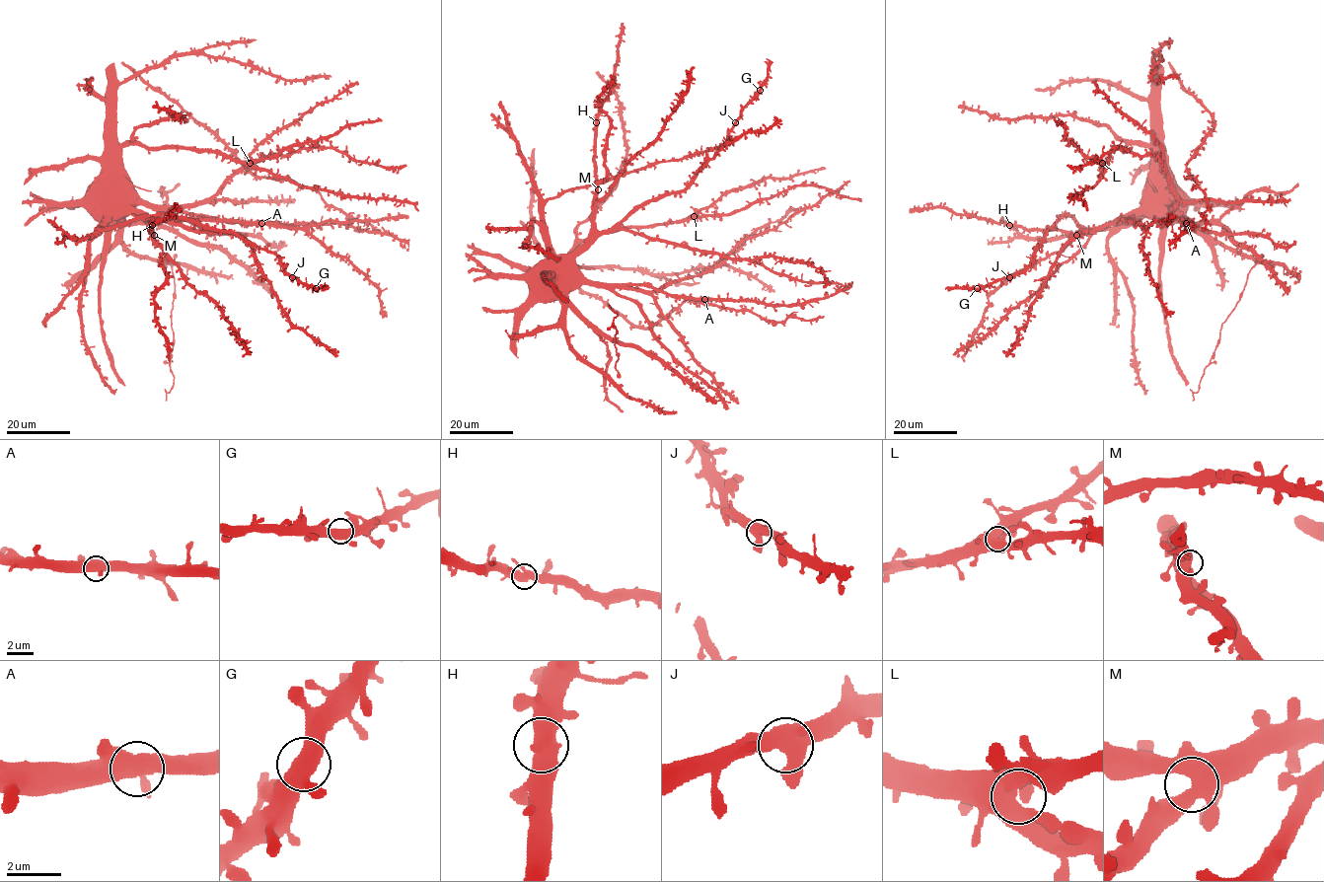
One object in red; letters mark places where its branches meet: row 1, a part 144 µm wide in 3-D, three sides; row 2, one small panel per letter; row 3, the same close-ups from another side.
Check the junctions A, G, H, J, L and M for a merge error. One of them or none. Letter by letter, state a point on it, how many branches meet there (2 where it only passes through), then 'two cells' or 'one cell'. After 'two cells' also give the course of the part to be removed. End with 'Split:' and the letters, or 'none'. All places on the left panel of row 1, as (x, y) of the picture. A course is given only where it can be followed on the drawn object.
A: (261, 223) | 3 | one cell
G: (316, 288) | 3 | one cell
H: (152, 225) | 3 | one cell
J: (292, 277) | 3 | one cell
L: (250, 163) | 3 | one cell
M: (154, 235) | 3 | one cell
Split: none

